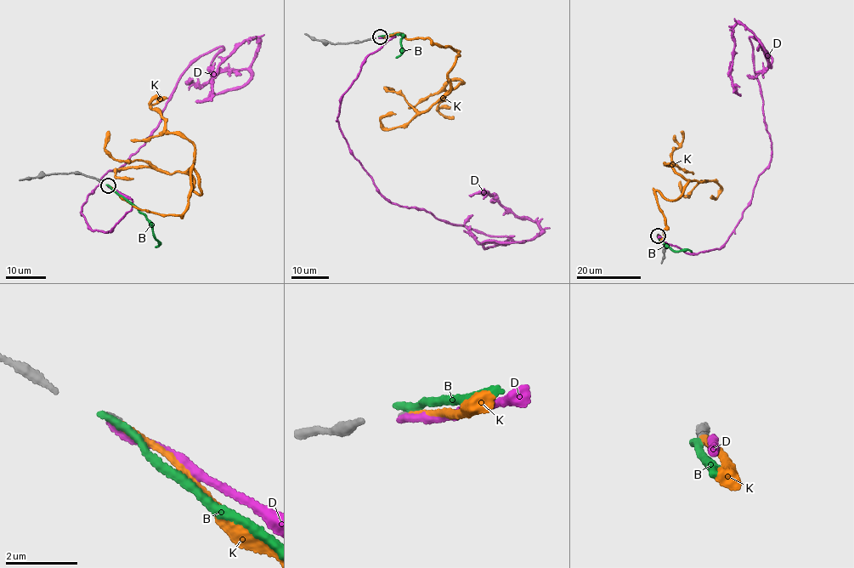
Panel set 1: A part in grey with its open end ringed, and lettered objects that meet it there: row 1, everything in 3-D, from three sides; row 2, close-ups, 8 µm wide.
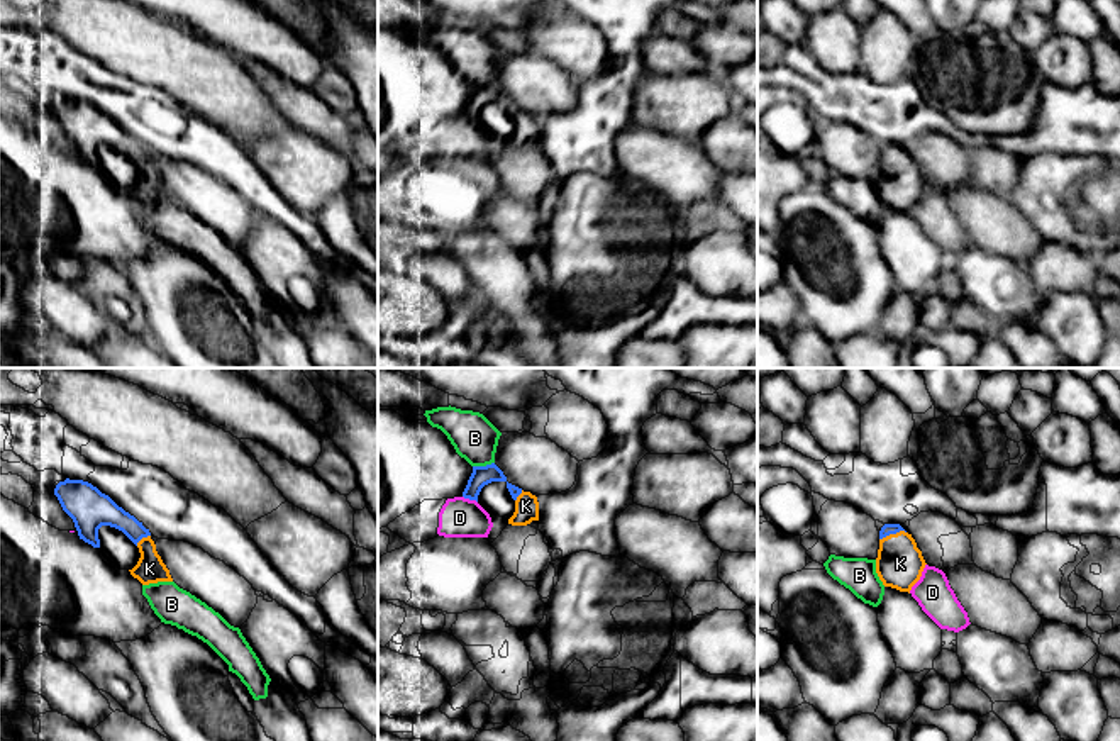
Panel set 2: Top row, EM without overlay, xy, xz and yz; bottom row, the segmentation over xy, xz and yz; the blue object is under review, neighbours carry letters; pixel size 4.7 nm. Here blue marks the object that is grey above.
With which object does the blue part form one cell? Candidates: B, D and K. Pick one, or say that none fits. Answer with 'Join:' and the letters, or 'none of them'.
Join: K

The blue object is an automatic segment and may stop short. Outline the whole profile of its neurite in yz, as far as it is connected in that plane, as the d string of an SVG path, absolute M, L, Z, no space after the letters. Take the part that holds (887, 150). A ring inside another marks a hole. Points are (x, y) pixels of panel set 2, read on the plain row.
M900 144L881 148L876 193L884 207L910 214L925 185L915 159Z

